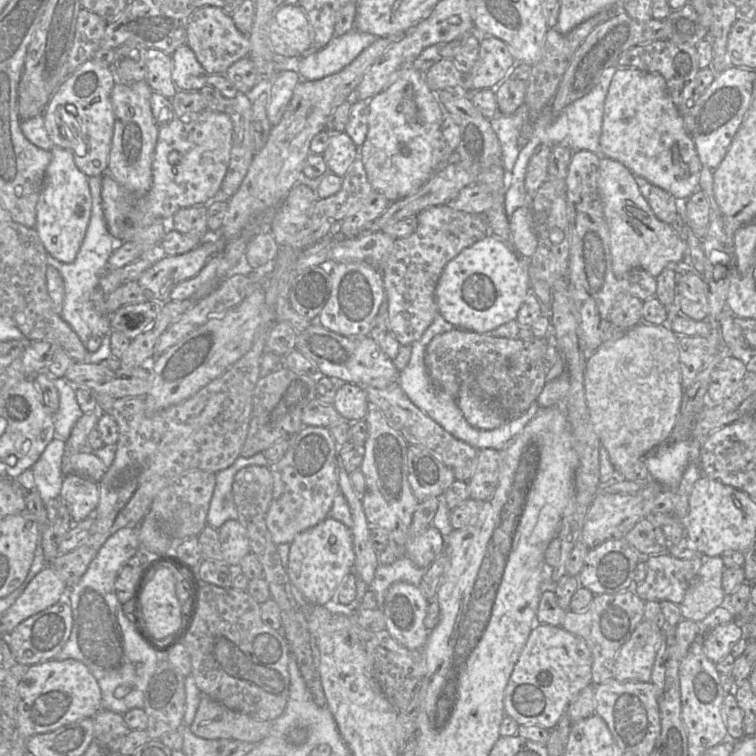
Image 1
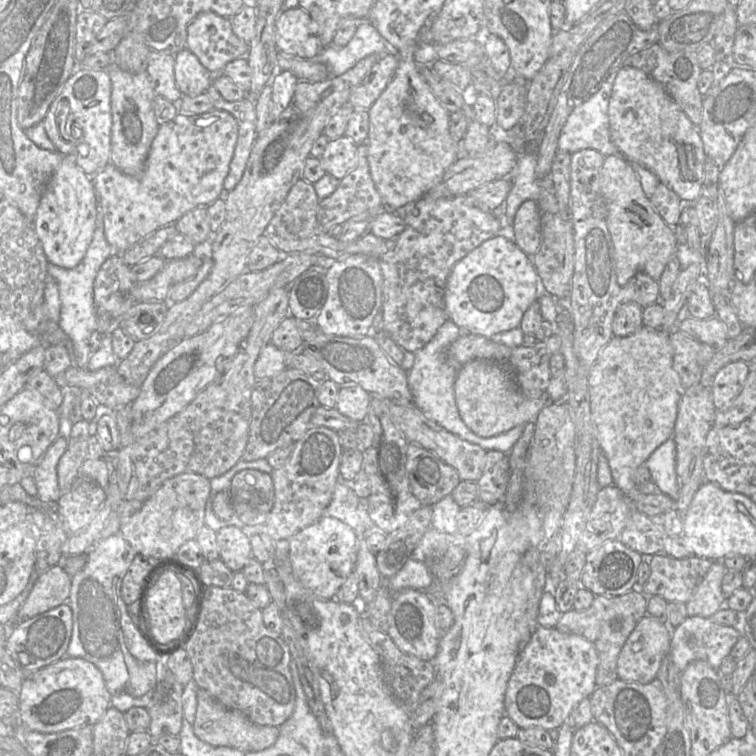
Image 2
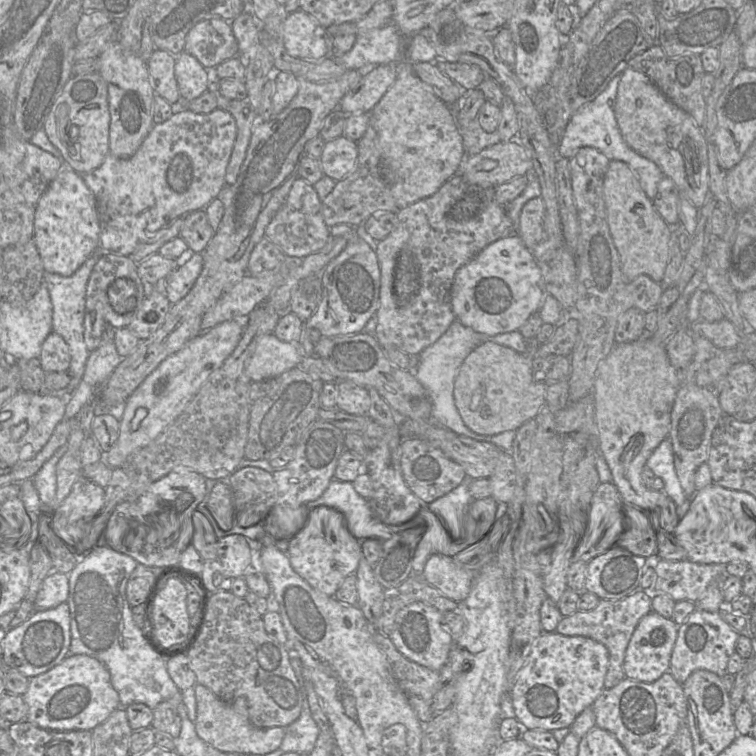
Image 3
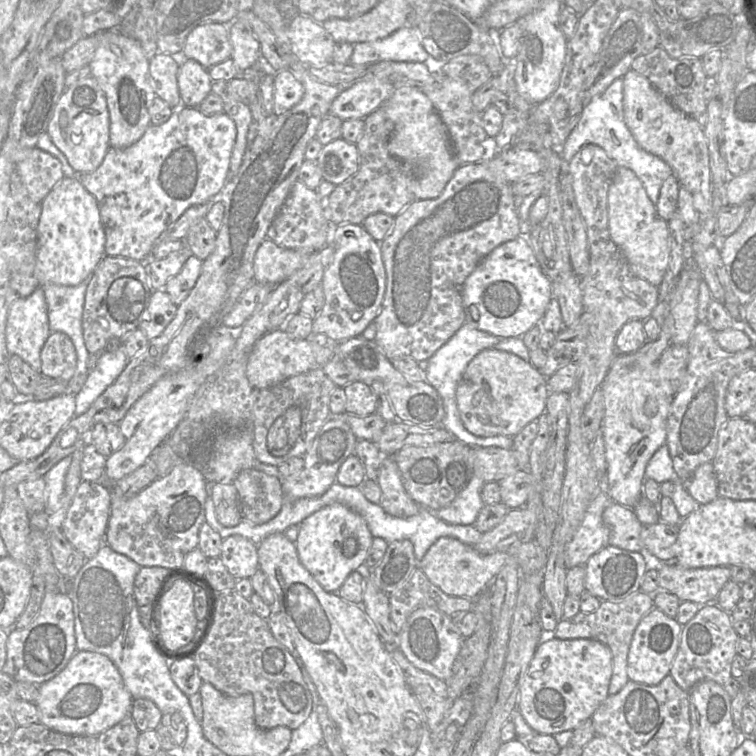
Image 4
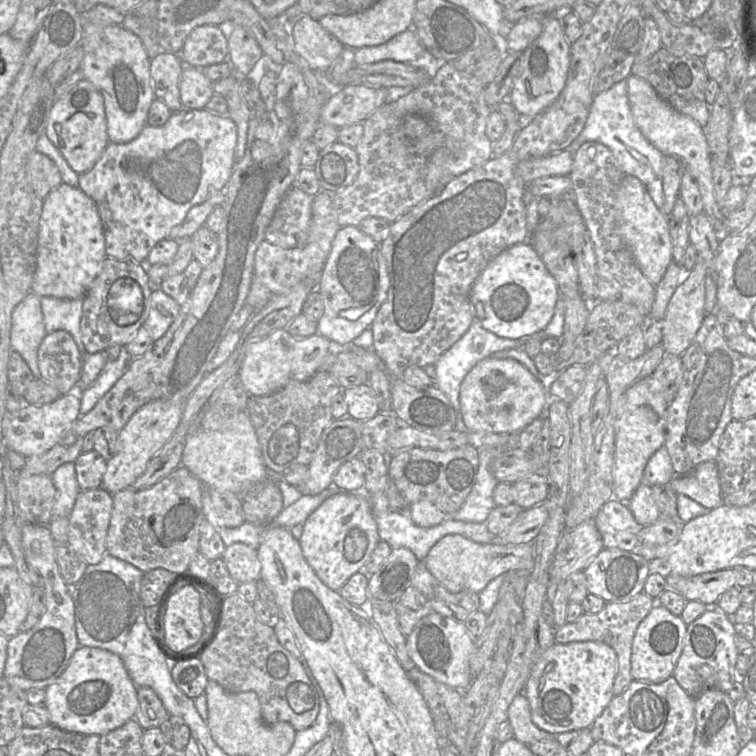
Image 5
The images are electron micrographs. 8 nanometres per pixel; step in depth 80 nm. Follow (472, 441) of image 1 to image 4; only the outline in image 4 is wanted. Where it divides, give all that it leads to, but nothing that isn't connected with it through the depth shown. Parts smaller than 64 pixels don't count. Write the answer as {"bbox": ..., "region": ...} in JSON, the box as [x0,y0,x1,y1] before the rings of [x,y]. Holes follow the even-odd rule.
{"bbox":[425,322,513,449],"region":[[[465,322],[460,329],[428,359],[428,367],[425,371],[426,381],[438,391],[446,413],[441,426],[451,432],[457,440],[461,440],[471,447],[496,446],[504,449],[512,449],[513,447],[513,437],[505,435],[481,437],[469,432],[463,425],[456,400],[458,383],[470,361],[482,350],[493,348],[503,338],[504,337],[497,337],[488,332],[479,330],[471,323]]]}

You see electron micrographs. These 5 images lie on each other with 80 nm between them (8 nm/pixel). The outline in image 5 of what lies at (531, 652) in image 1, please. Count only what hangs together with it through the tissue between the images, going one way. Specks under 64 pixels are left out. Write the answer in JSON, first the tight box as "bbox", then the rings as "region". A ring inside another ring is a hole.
{"bbox":[524,642,617,735],"region":[[[554,642],[531,667],[524,687],[533,723],[551,735],[590,728],[614,697],[617,672],[617,654],[606,643]]]}

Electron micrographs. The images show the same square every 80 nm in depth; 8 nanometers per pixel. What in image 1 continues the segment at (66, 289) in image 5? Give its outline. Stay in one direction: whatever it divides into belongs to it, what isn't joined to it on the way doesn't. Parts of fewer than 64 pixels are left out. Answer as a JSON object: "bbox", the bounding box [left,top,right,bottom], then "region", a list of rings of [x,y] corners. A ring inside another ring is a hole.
{"bbox":[35,146,92,263],"region":[[[58,146],[50,150],[52,159],[46,169],[42,189],[36,204],[35,229],[45,250],[63,263],[72,263],[85,237],[92,211],[88,176],[76,166],[73,153]]]}

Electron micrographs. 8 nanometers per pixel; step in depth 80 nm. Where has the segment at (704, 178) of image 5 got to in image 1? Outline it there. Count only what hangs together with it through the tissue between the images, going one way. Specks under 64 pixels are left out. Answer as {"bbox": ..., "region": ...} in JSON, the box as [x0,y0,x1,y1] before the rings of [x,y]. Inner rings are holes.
{"bbox":[600,67,702,203],"region":[[[619,67],[614,74],[604,103],[600,155],[616,160],[634,176],[646,179],[671,194],[679,203],[685,202],[699,189],[702,165],[690,138],[684,119],[675,107],[665,79],[658,72],[646,72],[634,67]]]}

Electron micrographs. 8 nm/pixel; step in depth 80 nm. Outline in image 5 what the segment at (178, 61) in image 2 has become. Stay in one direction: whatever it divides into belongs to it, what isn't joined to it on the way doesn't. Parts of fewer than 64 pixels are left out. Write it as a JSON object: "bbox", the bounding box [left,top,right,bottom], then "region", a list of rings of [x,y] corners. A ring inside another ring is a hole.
{"bbox":[180,66,214,109],"region":[[[186,66],[180,77],[180,99],[183,108],[205,109],[214,95],[213,84],[200,68]]]}

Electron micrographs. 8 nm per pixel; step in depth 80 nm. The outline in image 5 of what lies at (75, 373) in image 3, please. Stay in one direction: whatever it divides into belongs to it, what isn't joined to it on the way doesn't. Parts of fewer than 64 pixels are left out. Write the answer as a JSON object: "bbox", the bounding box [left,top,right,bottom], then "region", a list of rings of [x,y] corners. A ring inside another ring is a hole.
{"bbox":[41,296,87,359],"region":[[[52,296],[41,297],[41,309],[46,332],[65,330],[70,333],[77,344],[82,359],[87,353],[80,329],[84,298],[61,299]]]}

